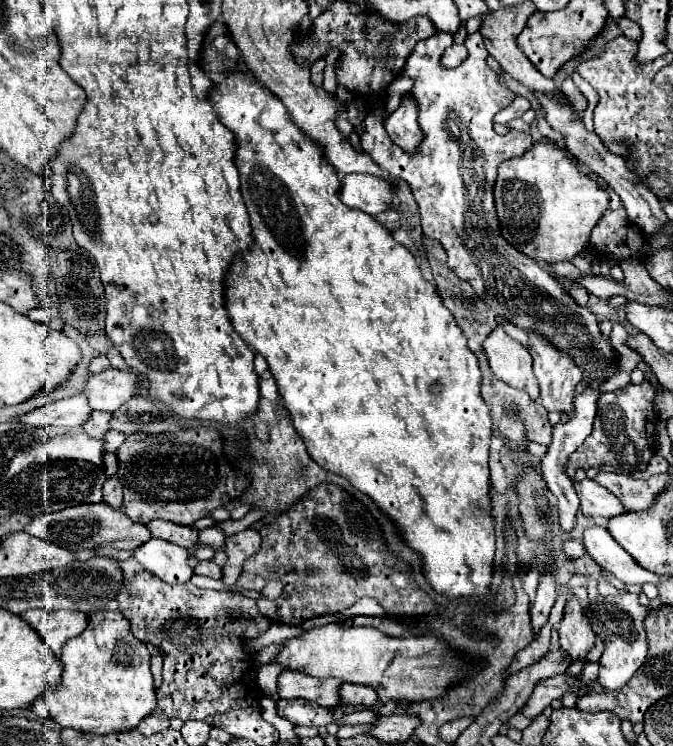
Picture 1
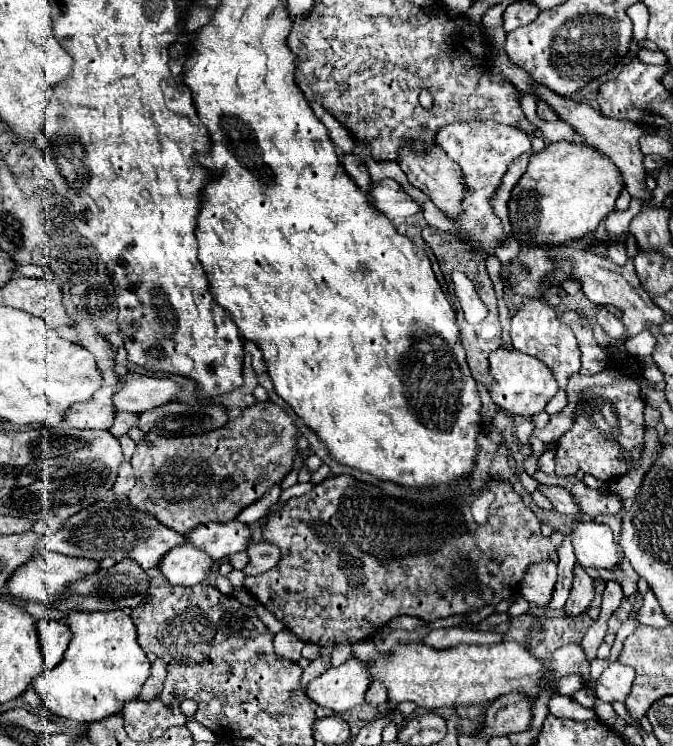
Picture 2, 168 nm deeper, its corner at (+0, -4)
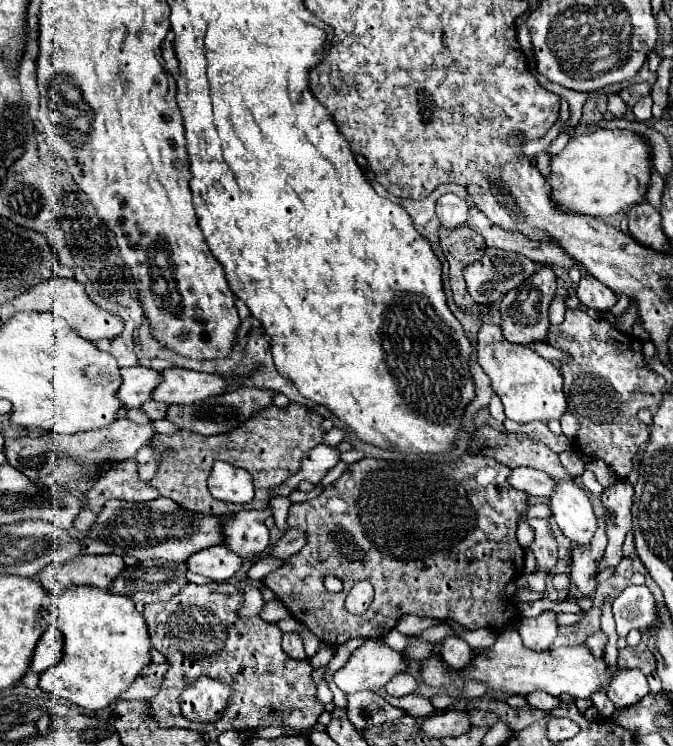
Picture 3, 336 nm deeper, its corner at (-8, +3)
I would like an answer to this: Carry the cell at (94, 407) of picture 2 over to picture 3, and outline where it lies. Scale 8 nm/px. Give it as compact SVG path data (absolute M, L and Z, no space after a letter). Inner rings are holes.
M131 366L131 368L121 368L121 386L117 390L117 396L123 404L117 416L139 408L143 402L149 400L149 392L153 386L159 384L159 372L143 368L143 366Z

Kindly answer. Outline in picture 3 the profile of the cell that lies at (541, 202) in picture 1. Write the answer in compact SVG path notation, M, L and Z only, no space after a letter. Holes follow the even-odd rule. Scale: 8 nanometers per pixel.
M589 130L569 140L565 150L549 158L549 174L545 176L551 186L551 200L555 208L563 214L585 214L595 218L607 218L617 212L623 212L645 200L647 182L649 182L649 144L629 130Z

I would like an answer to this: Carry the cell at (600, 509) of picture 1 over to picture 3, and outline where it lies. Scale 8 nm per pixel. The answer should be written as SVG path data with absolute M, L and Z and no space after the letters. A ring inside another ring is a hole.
M515 468L509 476L509 484L517 490L525 490L529 496L551 496L555 480L535 468Z

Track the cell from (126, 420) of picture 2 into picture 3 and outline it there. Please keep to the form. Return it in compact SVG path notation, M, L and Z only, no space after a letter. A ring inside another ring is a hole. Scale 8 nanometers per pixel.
M149 400L149 402L145 402L143 406L141 406L141 410L151 418L151 420L161 420L163 416L165 416L165 404L161 404L161 402L155 402L155 400Z

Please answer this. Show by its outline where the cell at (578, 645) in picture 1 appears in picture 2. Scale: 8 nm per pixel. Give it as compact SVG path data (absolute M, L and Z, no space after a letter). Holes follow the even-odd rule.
M575 565L573 569L573 589L571 595L565 603L565 613L569 617L579 617L585 613L585 609L591 605L595 597L595 587L593 587L593 579L587 575L587 571L581 565Z

